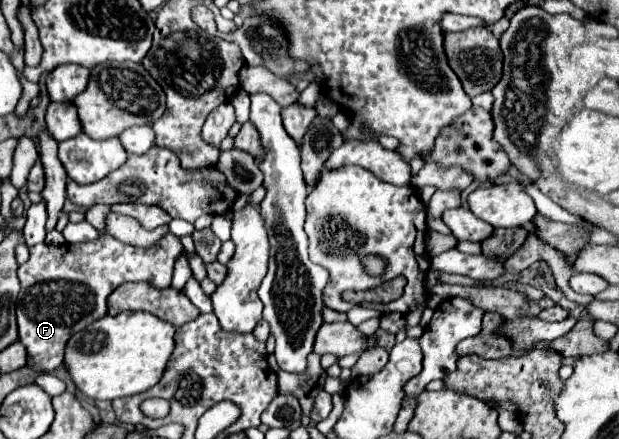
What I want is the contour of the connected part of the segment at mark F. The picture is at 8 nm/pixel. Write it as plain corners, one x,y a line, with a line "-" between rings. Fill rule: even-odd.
96,204
86,212
86,220
99,231
99,236
94,242
60,244
60,246
50,246
46,242
36,244
30,248
30,258
18,268
18,278
22,284
18,304
16,304
20,342
24,344
24,348
28,352
28,362
38,362
40,372
52,372
58,366
62,366
62,356
64,356
64,346
66,346
66,330
76,332
76,330
82,330
88,324
104,318
108,314
108,296
120,284
148,282
152,288
158,288
158,290
164,290
170,286
174,264
184,254
180,240
168,232
150,248
138,248
138,246
124,244
106,232
105,221
110,212
112,212
110,206
104,204

